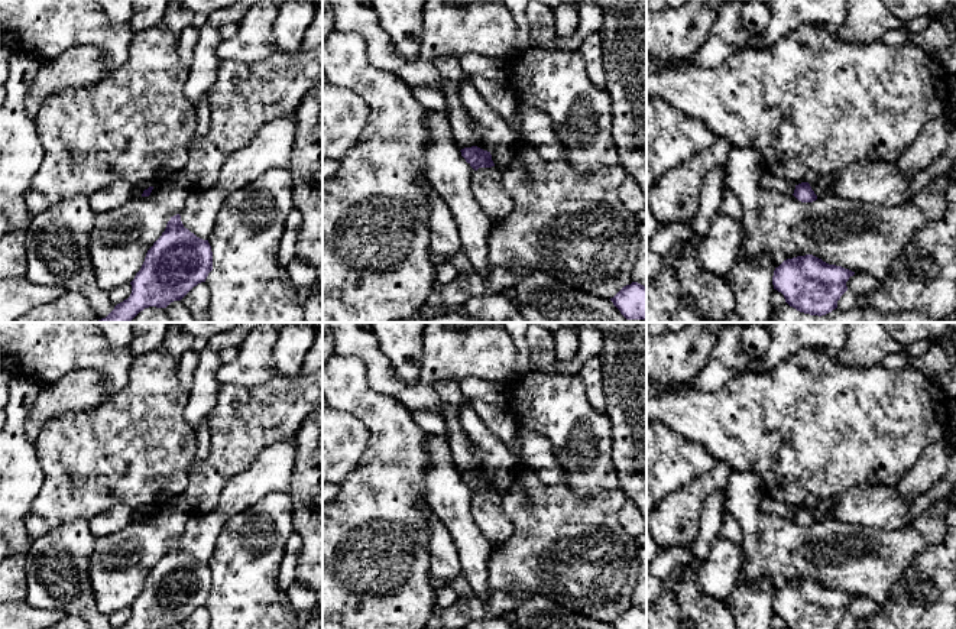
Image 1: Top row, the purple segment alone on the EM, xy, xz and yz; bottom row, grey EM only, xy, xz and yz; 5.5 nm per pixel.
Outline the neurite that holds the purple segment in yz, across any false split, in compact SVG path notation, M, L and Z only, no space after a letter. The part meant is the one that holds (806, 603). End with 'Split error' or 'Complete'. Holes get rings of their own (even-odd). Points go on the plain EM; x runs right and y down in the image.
M806 578L787 583L775 591L772 609L788 629L837 629L853 599L849 593Z. Complete

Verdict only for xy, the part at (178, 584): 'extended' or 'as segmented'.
as segmented

